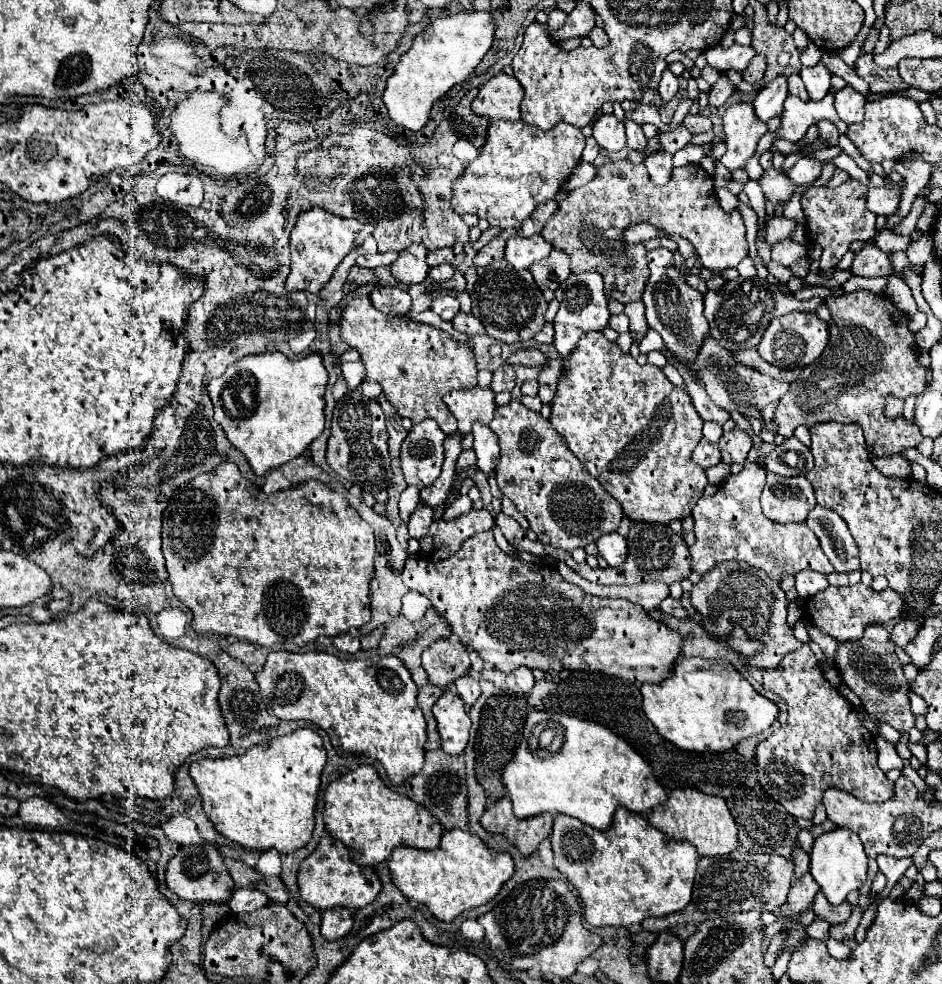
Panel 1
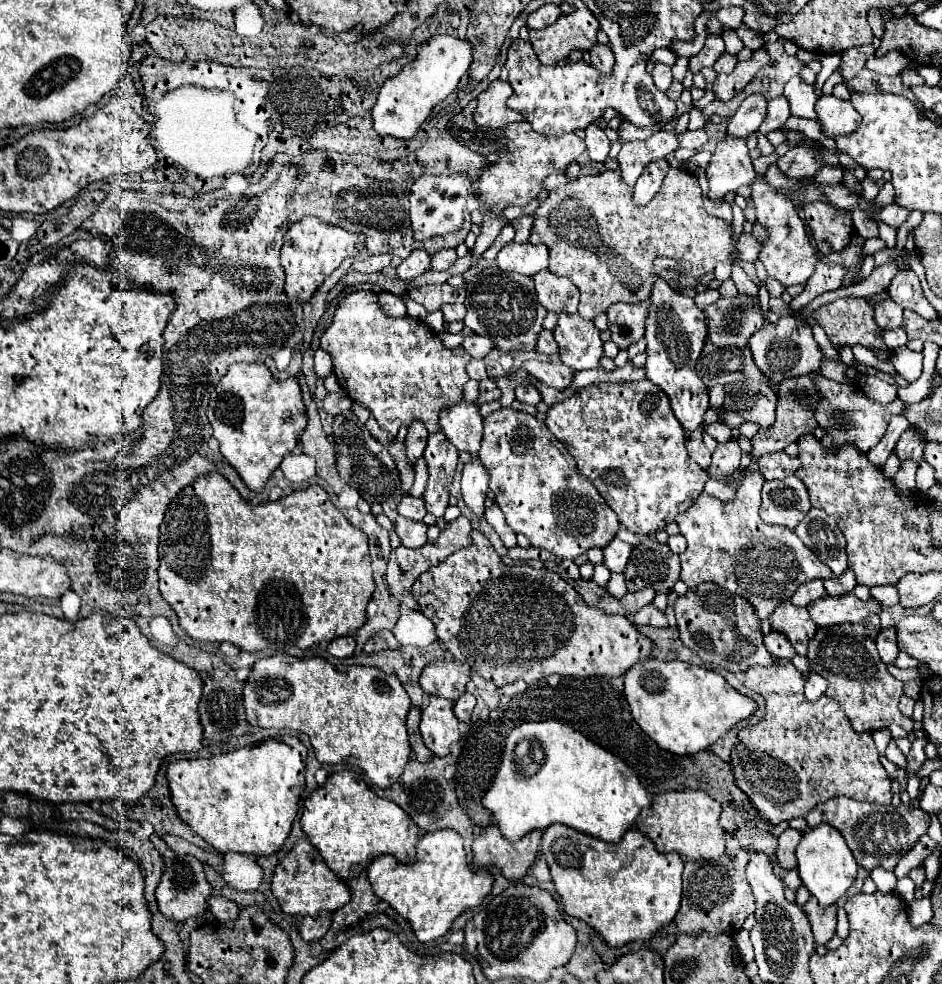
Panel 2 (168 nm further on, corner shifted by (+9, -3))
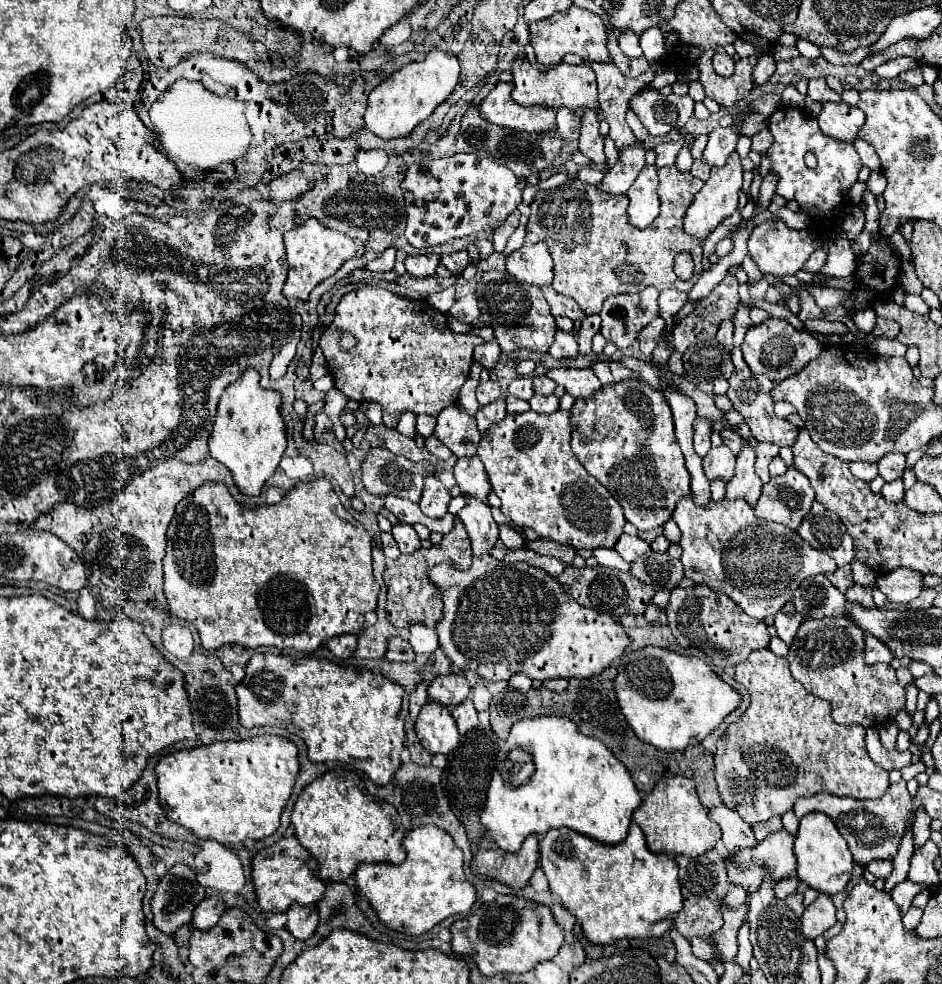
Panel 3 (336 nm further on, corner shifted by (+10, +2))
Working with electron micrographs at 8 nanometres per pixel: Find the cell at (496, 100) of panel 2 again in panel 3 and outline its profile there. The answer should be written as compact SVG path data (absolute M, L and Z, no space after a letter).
M500 81L482 101L482 119L526 133L550 133L556 129L556 109L548 105L522 107L512 99L512 83Z

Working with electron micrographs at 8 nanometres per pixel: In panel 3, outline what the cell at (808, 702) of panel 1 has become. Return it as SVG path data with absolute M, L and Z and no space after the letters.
M758 649L750 653L744 663L736 665L734 679L748 689L750 707L736 723L728 725L726 733L718 739L714 753L714 775L722 803L738 811L748 825L766 821L774 815L784 815L792 809L798 797L820 791L854 799L878 799L886 793L890 785L888 771L870 761L864 745L866 729L862 725L844 727L834 723L830 717L830 703L802 689L802 683L792 677L786 657L774 655L770 649Z

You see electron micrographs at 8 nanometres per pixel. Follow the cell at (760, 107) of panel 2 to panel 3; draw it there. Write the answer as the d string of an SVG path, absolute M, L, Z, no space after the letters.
M718 127L710 133L710 141L704 149L704 161L710 167L722 167L726 165L726 159L730 157L730 153L734 153L736 141L740 137L740 127Z

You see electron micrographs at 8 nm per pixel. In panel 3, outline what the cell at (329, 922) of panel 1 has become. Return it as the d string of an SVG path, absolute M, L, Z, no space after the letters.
M290 905L290 909L286 911L288 923L286 929L296 937L296 939L308 939L316 925L318 925L318 911L314 909L314 905Z

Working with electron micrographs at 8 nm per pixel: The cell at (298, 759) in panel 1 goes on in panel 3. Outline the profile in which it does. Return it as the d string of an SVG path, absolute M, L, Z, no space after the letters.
M258 735L244 741L214 741L212 745L164 755L156 765L158 799L164 815L198 835L238 847L246 839L272 835L298 777L298 749L278 735Z

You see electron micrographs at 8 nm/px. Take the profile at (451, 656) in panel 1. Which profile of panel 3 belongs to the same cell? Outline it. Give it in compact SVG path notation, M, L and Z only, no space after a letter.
M452 673L446 677L438 677L436 681L432 681L430 689L428 689L428 697L438 701L444 707L456 707L460 705L470 693L468 681L462 673Z

